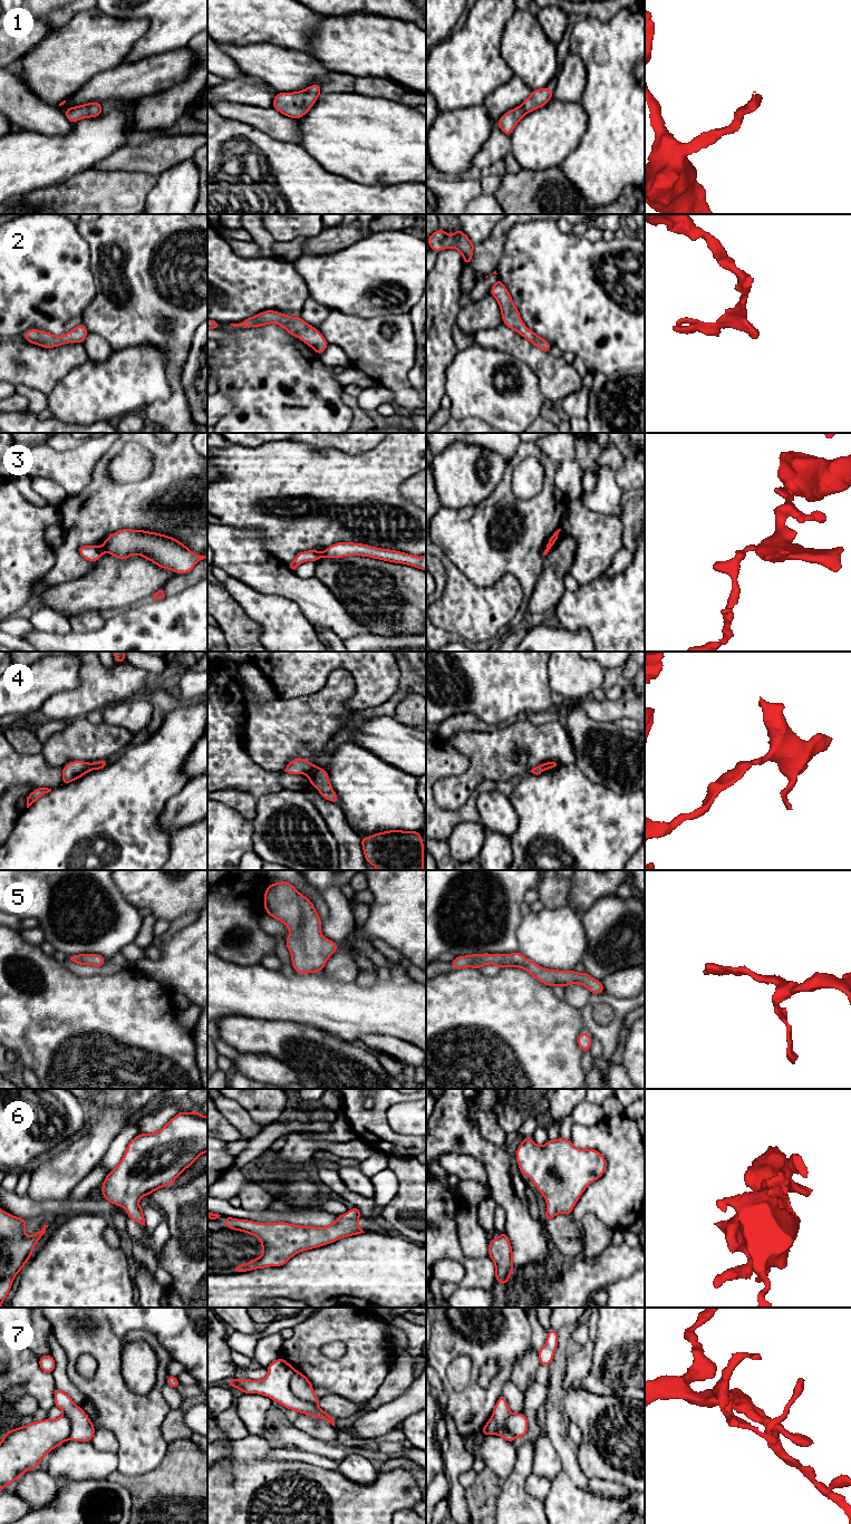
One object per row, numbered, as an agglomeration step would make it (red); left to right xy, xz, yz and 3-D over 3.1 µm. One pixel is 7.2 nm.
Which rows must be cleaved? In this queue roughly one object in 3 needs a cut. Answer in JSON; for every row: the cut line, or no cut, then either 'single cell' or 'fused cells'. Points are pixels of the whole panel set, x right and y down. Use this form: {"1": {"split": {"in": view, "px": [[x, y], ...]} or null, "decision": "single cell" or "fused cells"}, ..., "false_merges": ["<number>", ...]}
{"1": {"split": null, "decision": "single cell"}, "2": {"split": null, "decision": "single cell"}, "3": {"split": {"in": "xy", "px": [[102, 547], [104, 550]]}, "decision": "fused cells"}, "4": {"split": {"in": "xz", "px": [[316, 767], [307, 774]]}, "decision": "fused cells"}, "5": {"split": null, "decision": "single cell"}, "6": {"split": null, "decision": "single cell"}, "7": {"split": {"in": "xz", "px": [[295, 1371], [289, 1381], [290, 1390], [295, 1395], [317, 1405]]}, "decision": "fused cells"}, "false_merges": ["3", "4", "7"]}

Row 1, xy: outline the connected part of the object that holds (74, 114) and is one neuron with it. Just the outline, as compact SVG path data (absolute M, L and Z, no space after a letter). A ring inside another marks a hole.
M98 102L69 107L64 112L70 123L76 123L81 118L97 117L103 113L103 106Z

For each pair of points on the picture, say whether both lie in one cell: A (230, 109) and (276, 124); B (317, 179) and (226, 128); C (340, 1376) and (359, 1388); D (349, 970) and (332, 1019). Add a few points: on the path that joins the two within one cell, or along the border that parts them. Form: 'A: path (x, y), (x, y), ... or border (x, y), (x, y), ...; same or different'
A: path (241, 113), (264, 119); same
B: path (295, 179), (249, 136); same
C: path (345, 1376), (348, 1376), (356, 1383); same
D: border (324, 968), (336, 980), (355, 981); different

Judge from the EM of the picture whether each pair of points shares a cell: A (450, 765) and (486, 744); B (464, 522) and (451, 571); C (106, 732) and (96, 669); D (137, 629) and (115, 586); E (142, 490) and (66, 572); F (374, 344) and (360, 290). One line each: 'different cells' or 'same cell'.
A: different cells
B: different cells
C: different cells
D: different cells
E: same cell
F: different cells

